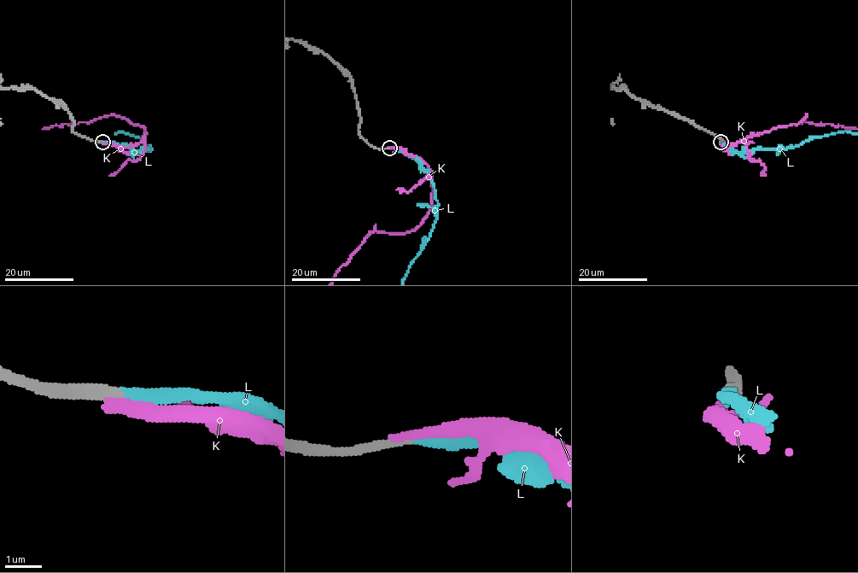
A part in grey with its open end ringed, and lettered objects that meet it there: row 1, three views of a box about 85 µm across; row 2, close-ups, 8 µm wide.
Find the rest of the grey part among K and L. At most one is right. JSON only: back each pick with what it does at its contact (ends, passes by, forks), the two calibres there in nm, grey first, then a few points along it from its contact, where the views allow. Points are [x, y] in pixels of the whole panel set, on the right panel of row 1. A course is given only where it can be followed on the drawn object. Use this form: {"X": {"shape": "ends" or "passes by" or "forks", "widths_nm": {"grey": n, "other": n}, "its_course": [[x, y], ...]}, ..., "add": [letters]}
{"L": {"shape": "ends", "widths_nm": {"grey": 320, "other": 240}}, "add": ["L"]}

